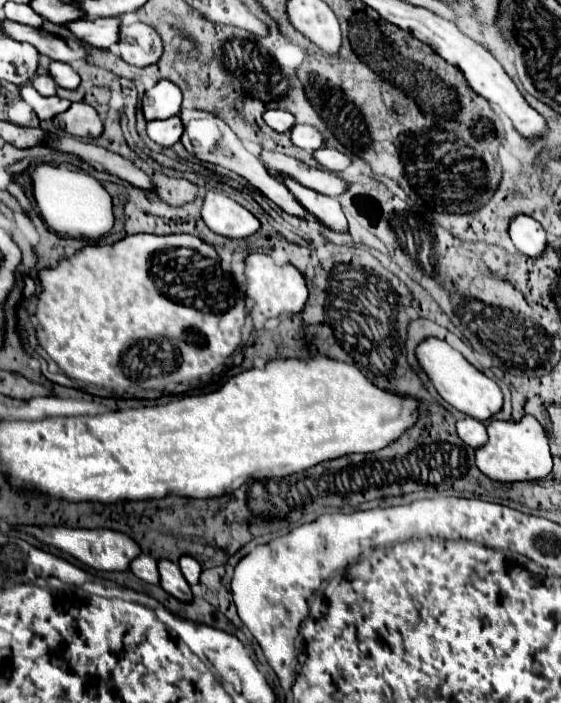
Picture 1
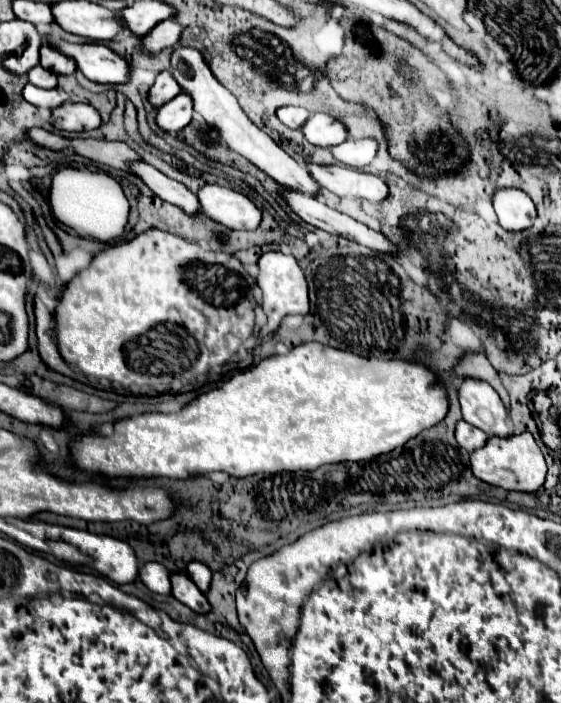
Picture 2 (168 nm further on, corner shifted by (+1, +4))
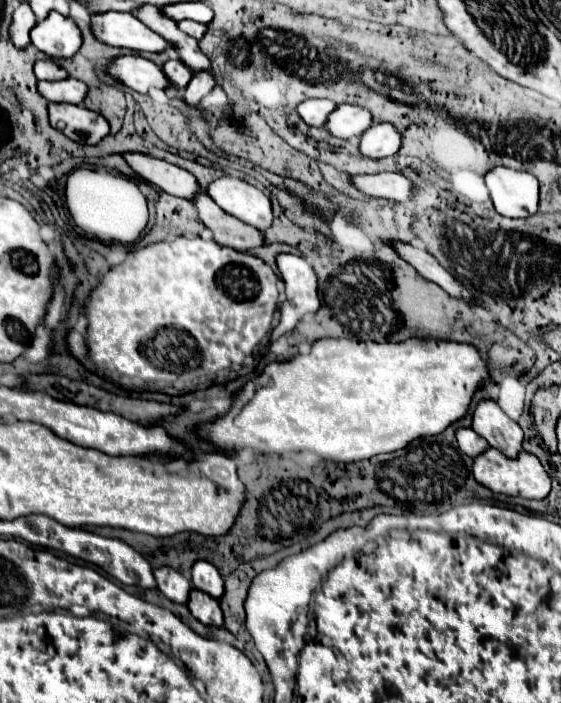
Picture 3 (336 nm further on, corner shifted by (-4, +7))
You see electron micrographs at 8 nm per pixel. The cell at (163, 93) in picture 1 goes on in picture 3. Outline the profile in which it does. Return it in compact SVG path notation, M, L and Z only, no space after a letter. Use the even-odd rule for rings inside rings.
M179 58L167 60L165 66L163 66L163 70L167 72L167 78L171 80L171 84L173 84L173 86L179 86L179 88L187 86L189 80L191 80L191 76L193 76L193 72L191 72Z

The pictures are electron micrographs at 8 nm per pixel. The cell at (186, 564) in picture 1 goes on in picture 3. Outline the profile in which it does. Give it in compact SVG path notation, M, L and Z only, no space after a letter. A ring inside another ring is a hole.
M199 560L193 566L193 586L217 600L223 596L223 590L225 590L219 570L205 560Z

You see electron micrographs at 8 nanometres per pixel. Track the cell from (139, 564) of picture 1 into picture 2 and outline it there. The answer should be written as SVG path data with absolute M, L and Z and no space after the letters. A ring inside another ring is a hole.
M148 561L142 563L138 569L138 579L152 591L152 593L160 593L160 595L170 595L170 579L168 579L170 571L156 563L156 561Z

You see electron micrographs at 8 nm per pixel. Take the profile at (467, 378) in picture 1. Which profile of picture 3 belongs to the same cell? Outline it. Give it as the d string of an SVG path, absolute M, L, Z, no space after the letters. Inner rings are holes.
M493 400L479 402L473 414L473 430L481 438L485 438L491 448L505 452L505 456L509 458L517 458L517 454L521 452L523 442L521 426L513 422Z

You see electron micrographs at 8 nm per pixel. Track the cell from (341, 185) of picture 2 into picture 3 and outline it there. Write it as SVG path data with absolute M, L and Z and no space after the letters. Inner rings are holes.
M383 172L383 174L373 174L373 176L353 176L353 184L363 190L367 196L373 198L387 198L393 202L411 202L413 198L413 182L405 178L403 174L393 174L393 172Z

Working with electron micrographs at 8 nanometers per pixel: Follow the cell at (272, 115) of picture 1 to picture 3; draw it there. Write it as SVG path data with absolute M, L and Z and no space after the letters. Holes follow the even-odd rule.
M311 98L299 104L299 114L301 118L309 124L309 126L325 126L329 112L333 112L337 108L337 104L333 100L323 100L323 98Z

